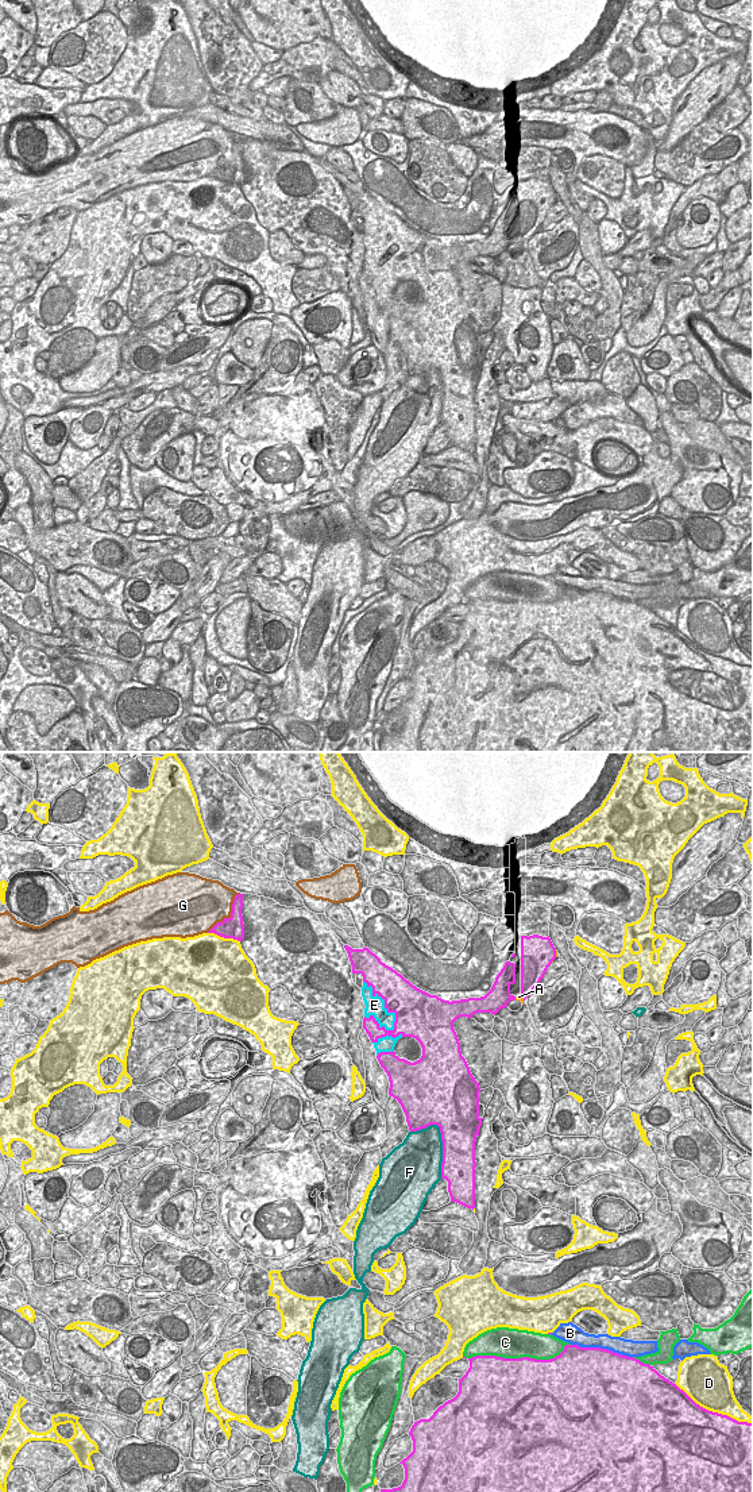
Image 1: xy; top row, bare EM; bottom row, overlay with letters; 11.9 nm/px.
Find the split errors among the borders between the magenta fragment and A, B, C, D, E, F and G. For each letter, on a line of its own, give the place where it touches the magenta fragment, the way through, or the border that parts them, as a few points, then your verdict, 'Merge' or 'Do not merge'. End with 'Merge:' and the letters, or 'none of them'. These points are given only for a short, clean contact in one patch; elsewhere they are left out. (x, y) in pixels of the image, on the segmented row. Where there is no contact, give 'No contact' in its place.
A: Touches magenta at xy (555, 953). Merge
B: Touches magenta at xy (602, 1349). Do not merge
C: Touches magenta at xy (521, 1357). Do not merge
D: Touches magenta at xy (714, 1413). Do not merge
E: Touches magenta at xy (385, 1005). Do not merge
F: Touches magenta at xy (441, 1138). Do not merge
G: Touches magenta at xy (231, 916). Do not merge
Merge: A

